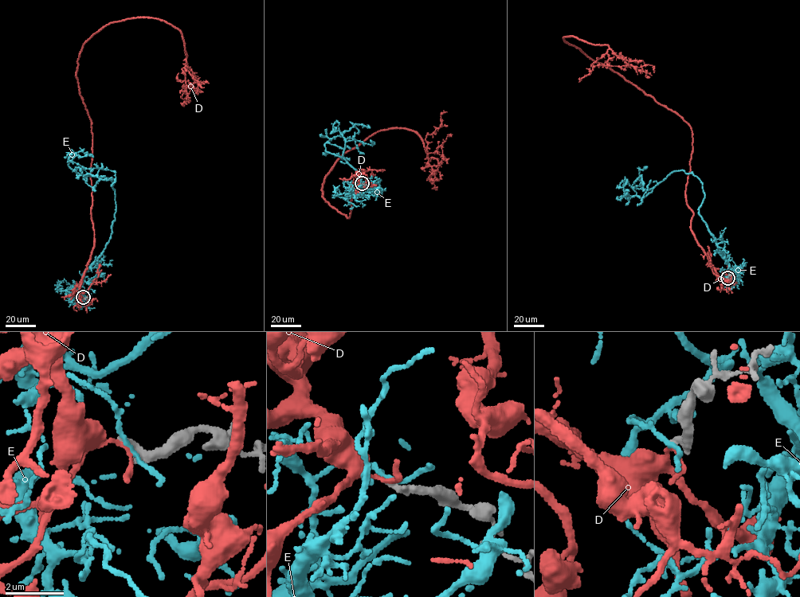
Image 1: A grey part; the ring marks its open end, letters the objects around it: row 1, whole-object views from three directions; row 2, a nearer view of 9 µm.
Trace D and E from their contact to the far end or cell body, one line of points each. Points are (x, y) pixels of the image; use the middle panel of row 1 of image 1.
D: (362, 183), (362, 170), (348, 218), (323, 197), (336, 160), (382, 130), (411, 130), (427, 158), (447, 112)
E: (362, 183), (357, 190), (380, 181), (381, 197), (343, 157), (345, 140), (373, 144), (370, 140)

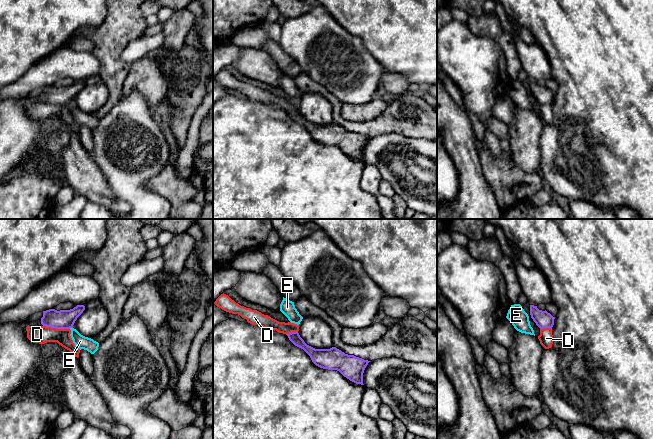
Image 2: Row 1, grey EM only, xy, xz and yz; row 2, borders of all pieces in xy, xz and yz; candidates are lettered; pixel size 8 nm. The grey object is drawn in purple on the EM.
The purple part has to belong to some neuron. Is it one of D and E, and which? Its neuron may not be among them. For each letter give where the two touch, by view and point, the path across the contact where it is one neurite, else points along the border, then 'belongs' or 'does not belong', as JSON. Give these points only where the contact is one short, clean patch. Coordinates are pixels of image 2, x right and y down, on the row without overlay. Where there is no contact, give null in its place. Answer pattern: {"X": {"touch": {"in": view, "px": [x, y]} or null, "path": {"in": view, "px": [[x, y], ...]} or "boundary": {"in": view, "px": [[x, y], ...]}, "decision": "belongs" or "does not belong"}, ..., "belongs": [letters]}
{"D": {"touch": {"in": "xy", "px": [56, 104]}, "boundary": {"in": "xy", "px": [[43, 101], [69, 105]]}, "decision": "does not belong"}, "E": {"touch": {"in": "xy", "px": [70, 103]}, "boundary": {"in": "xy", "px": [[72, 103], [69, 104]]}, "decision": "does not belong"}, "belongs": []}

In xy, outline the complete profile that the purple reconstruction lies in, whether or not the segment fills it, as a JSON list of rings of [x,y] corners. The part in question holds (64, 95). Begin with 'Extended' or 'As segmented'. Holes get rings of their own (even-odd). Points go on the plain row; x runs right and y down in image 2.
As segmented. [[[77,81],[70,86],[60,86],[49,85],[43,87],[43,93],[41,94],[41,100],[46,103],[56,104],[56,105],[70,105],[77,94],[85,86],[84,81]]]

